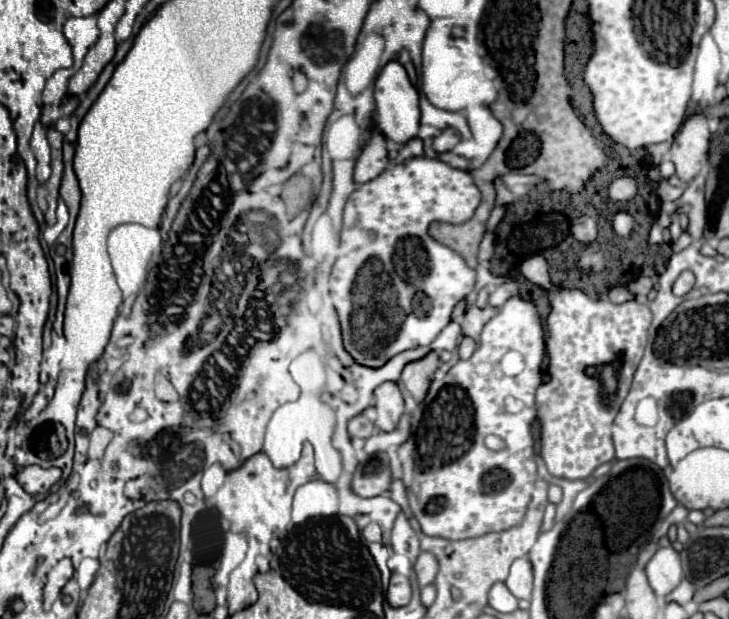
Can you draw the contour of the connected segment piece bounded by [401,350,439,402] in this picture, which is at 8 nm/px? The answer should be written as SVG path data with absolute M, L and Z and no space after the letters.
M431 350L427 356L423 356L421 360L413 360L409 362L403 372L401 372L401 382L403 386L413 394L413 398L417 402L421 402L421 398L425 398L433 372L439 368L439 356L435 350Z

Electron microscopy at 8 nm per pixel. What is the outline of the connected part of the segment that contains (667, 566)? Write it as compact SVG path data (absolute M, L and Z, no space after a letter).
M659 548L655 556L645 564L645 574L649 586L657 596L667 596L683 578L679 552L669 548Z

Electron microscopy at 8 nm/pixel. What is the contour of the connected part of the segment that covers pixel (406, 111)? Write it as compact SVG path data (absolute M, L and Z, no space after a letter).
M389 60L377 80L375 80L375 104L377 104L377 124L387 140L407 142L417 136L419 130L419 94L415 86L409 82L409 76L399 60Z

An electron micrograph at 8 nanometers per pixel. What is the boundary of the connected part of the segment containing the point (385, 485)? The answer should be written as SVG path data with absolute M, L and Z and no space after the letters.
M377 452L369 456L367 460L359 462L355 474L353 474L353 492L365 498L379 496L389 490L391 484L391 468L389 468L389 456L385 452Z

